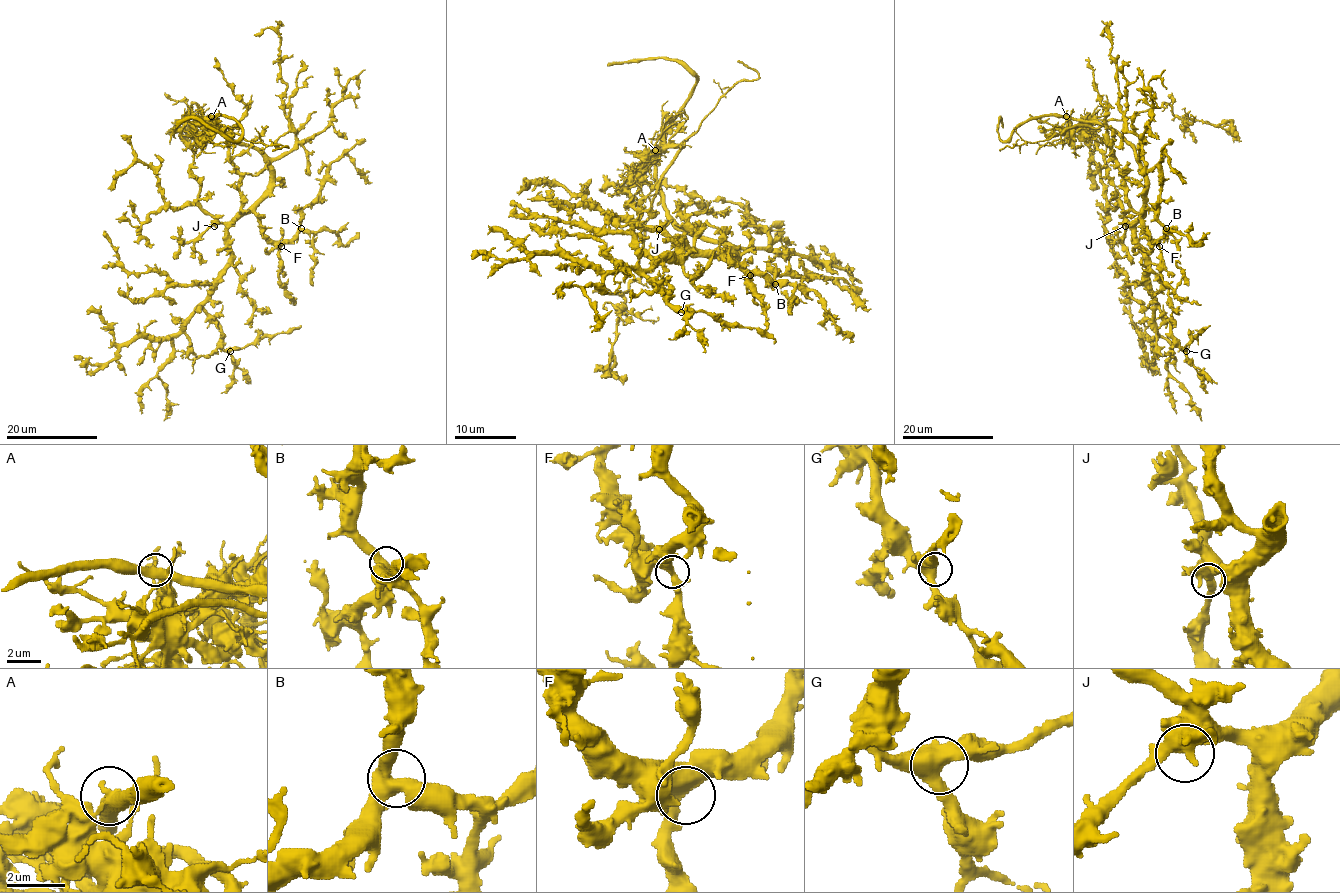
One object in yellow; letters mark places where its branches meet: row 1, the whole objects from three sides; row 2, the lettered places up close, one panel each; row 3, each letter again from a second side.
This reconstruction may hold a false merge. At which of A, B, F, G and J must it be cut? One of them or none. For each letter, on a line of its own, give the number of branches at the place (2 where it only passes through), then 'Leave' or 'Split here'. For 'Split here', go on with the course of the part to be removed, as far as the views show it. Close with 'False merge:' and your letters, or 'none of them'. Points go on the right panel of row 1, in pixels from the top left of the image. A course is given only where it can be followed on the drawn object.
A: Branches: 3. Split here. Course of the part to remove: (1066, 116), (1074, 130), (1092, 121), (1100, 128), (1165, 103), (1183, 119), (1229, 125), (1241, 141)
B: Branches: 3. Leave
F: Branches: 3. Leave
G: Branches: 3. Leave
J: Branches: 3. Leave
False merge: A

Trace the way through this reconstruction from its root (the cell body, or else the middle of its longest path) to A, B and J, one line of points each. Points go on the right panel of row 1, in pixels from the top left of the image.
A: (1118, 190), (1108, 176), (1106, 144), (1099, 137), (1077, 137), (1066, 116)
B: (1118, 190), (1123, 214), (1132, 222), (1142, 213), (1142, 230), (1151, 242), (1156, 242), (1166, 228)
J: (1118, 190), (1125, 226)

